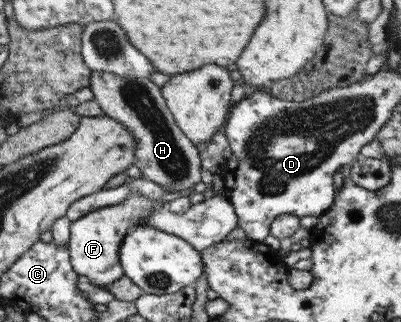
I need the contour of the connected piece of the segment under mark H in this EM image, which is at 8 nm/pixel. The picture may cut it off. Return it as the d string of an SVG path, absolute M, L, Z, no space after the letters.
M92 72L90 85L88 86L93 94L94 100L99 104L101 110L111 118L118 120L127 127L127 130L135 138L136 159L133 166L137 166L145 179L151 179L153 182L160 184L163 188L172 186L171 191L180 192L186 188L194 187L201 181L200 153L196 146L189 140L177 123L174 116L166 105L165 97L160 91L160 87L155 85L152 80L147 78L121 78L109 72Z

